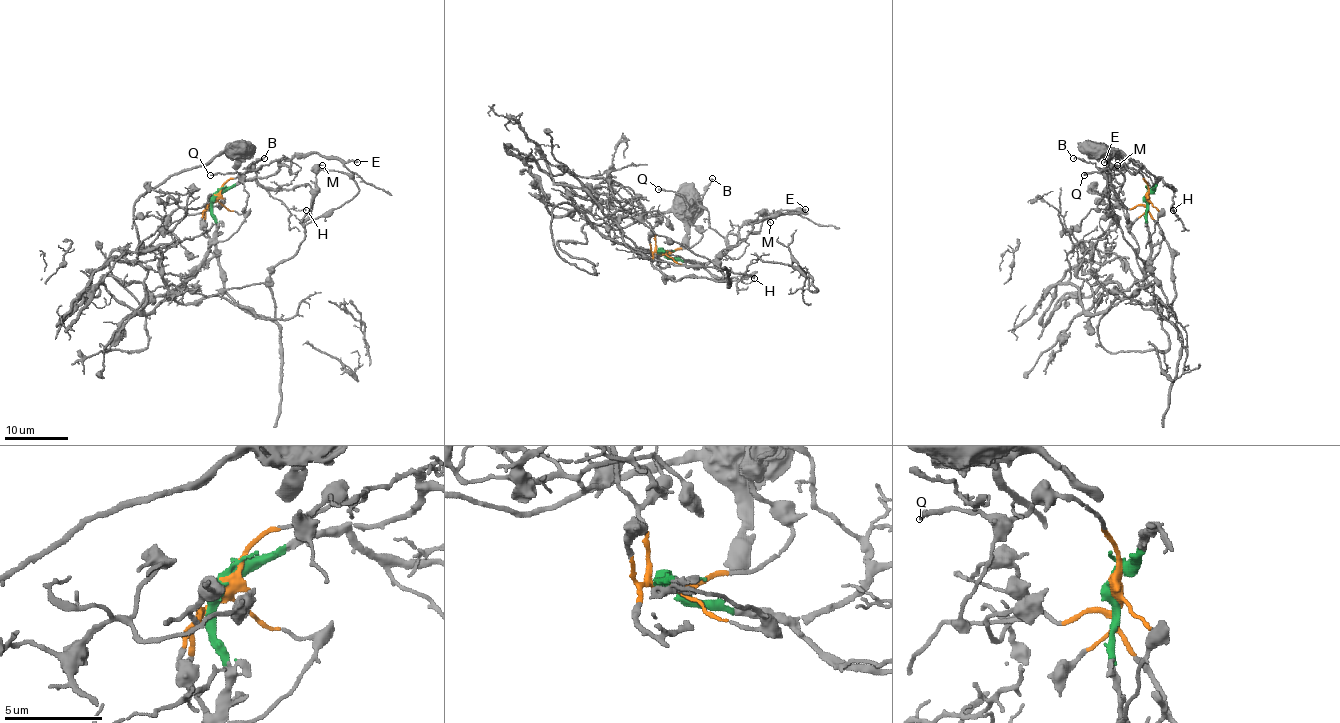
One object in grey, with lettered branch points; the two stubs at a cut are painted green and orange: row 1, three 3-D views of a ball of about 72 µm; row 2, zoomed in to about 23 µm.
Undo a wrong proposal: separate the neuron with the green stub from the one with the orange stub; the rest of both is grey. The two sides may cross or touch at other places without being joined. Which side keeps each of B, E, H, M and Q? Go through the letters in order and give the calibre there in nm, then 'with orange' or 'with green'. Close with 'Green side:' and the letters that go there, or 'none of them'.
B: 110 nm thick; with green
E: 240 nm thick; with green
H: 130 nm thick; with green
M: 130 nm thick; with orange
Q: 180 nm thick; with orange
Green side: B, E, H

